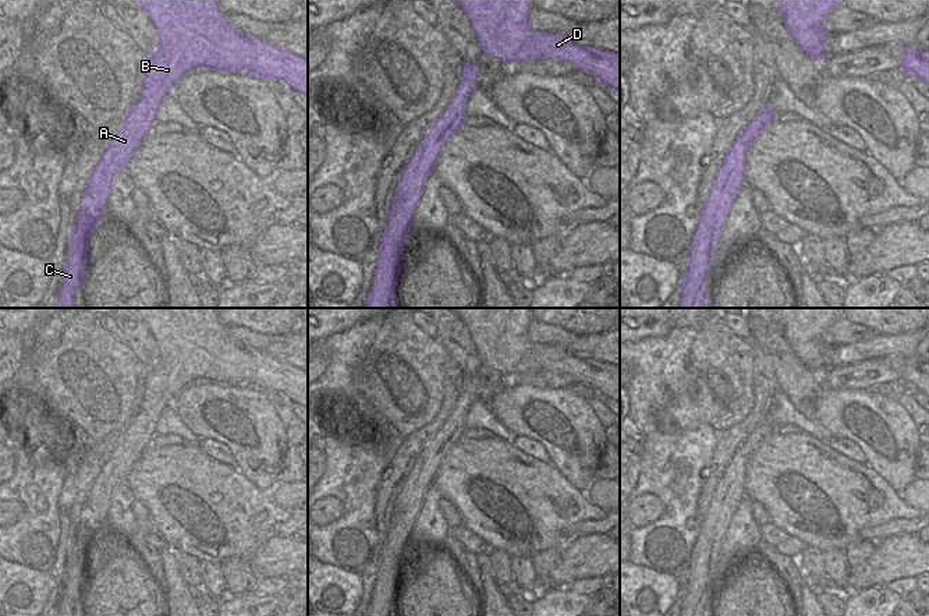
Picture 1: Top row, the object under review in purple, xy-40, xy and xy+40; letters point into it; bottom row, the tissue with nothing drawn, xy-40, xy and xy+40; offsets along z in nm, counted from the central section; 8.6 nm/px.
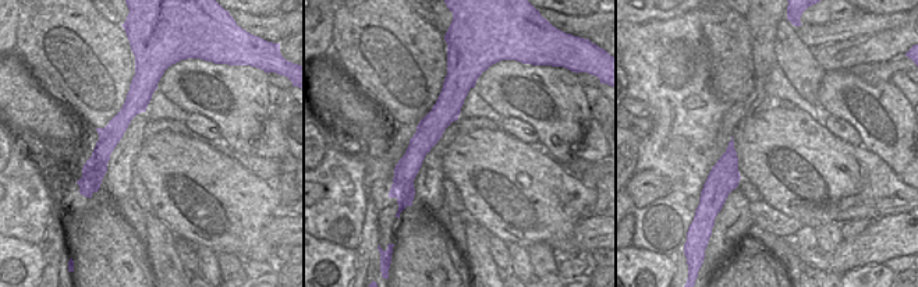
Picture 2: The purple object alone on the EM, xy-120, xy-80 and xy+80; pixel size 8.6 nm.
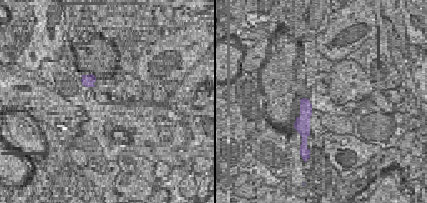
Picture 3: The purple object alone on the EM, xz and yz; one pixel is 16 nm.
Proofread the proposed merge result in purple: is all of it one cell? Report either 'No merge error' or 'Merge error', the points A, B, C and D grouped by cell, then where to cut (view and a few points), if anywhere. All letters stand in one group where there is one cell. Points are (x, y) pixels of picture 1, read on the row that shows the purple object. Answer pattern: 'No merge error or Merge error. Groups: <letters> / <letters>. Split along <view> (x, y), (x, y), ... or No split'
No merge error. Groups: A B C D. No split.

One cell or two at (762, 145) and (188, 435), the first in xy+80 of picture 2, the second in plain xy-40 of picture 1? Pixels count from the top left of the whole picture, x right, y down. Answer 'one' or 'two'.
two

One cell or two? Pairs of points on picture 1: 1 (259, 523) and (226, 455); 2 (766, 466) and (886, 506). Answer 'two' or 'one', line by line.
1: two
2: one

